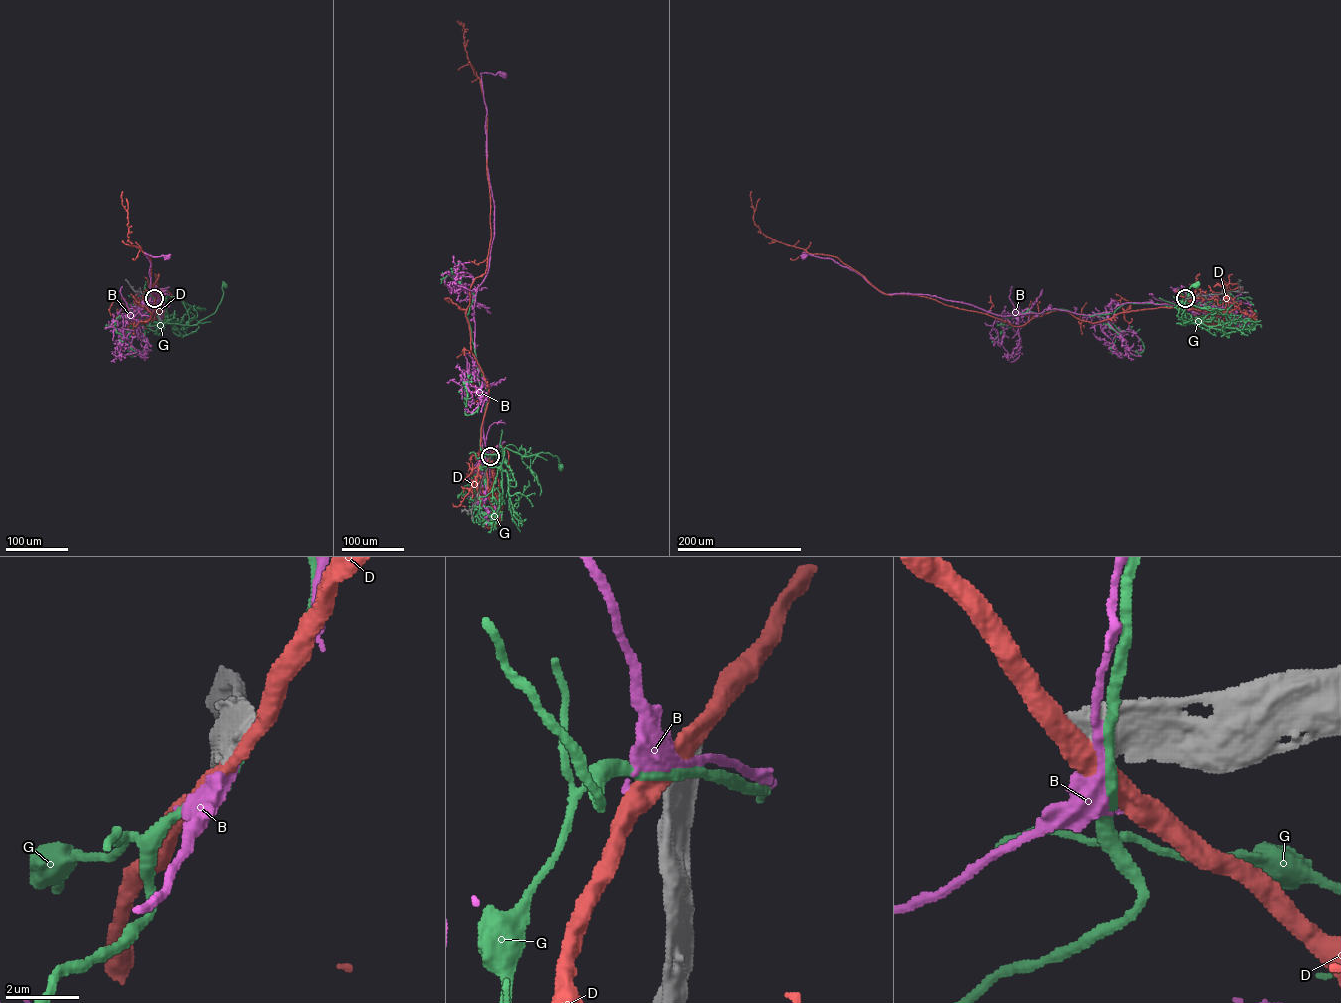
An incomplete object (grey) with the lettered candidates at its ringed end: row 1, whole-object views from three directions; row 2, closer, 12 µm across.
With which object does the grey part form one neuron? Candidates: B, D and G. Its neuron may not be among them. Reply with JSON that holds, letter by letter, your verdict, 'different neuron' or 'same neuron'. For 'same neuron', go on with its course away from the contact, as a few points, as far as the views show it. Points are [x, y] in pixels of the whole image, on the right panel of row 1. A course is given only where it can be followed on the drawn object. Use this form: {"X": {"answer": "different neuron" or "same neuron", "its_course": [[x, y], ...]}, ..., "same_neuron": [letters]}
{"B": {"answer": "different neuron"}, "D": {"answer": "different neuron"}, "G": {"answer": "different neuron"}, "same_neuron": []}

